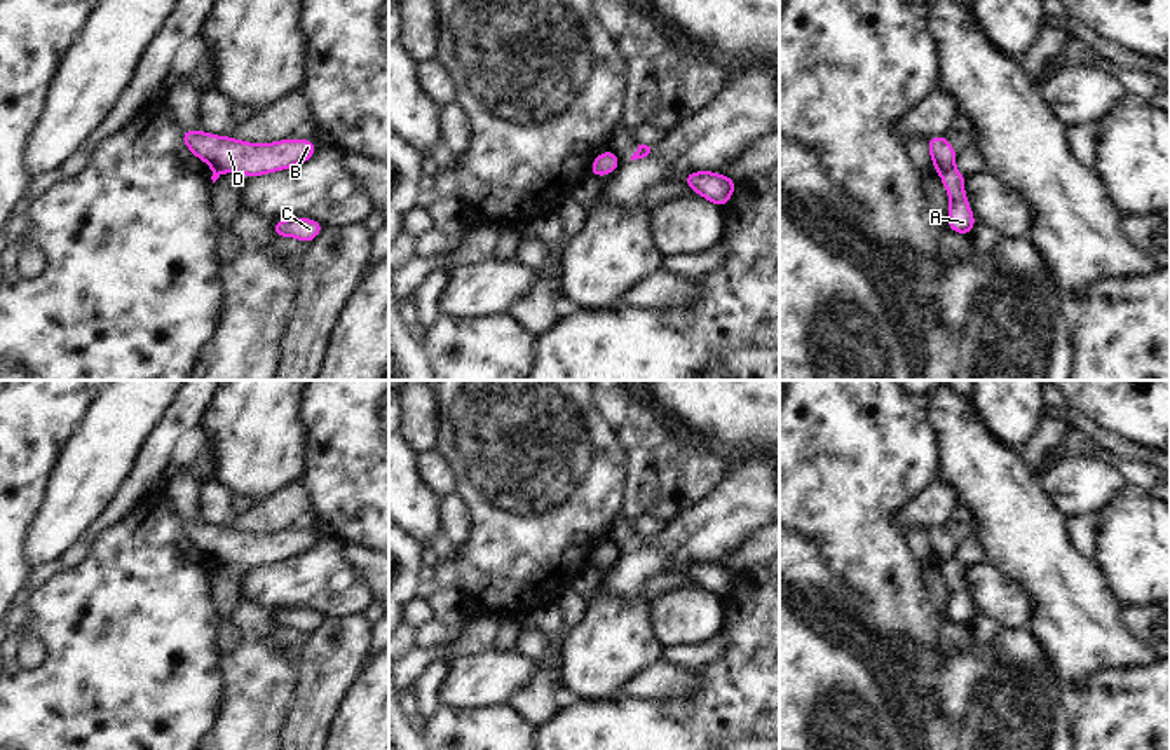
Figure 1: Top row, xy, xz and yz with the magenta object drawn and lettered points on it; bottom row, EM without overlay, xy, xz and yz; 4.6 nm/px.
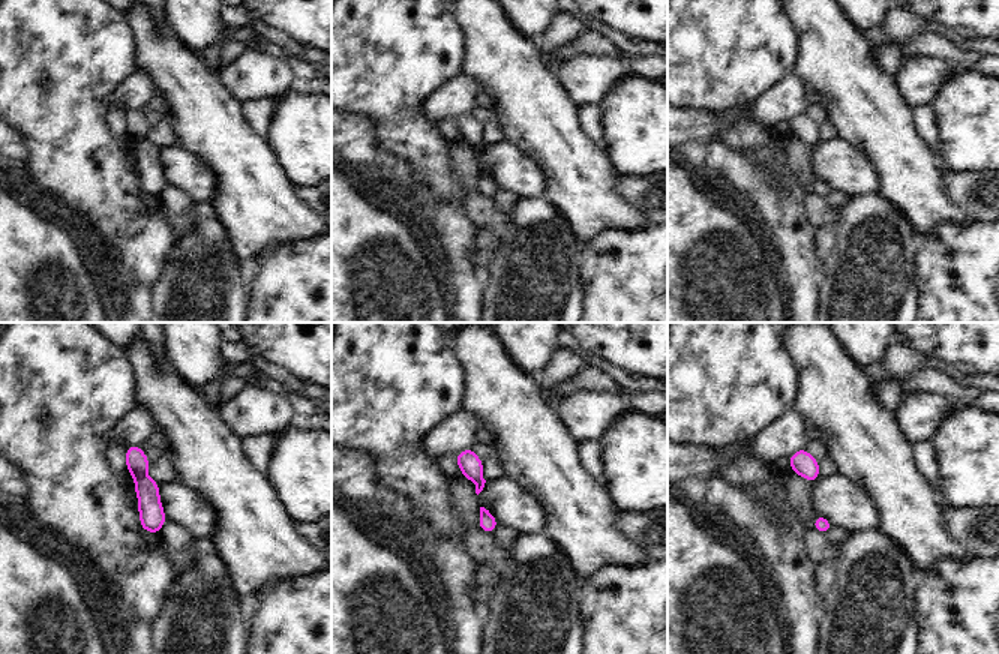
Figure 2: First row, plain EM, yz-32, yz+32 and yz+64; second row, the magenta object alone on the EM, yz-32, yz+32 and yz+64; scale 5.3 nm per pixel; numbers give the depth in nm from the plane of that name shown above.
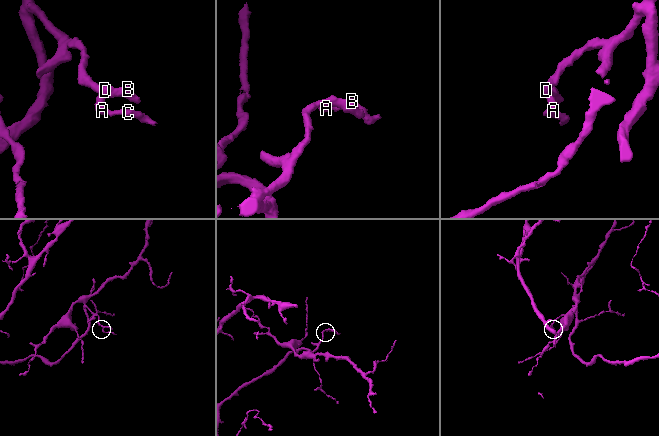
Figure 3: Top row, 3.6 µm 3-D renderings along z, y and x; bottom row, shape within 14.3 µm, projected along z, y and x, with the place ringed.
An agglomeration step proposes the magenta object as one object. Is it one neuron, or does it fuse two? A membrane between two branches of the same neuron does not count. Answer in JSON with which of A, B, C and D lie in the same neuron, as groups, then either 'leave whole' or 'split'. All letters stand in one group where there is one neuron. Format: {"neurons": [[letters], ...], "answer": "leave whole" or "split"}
{"neurons": [["A", "C"], ["B", "D"]], "answer": "split"}

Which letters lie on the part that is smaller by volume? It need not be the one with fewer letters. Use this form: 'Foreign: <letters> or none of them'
Foreign: A, C

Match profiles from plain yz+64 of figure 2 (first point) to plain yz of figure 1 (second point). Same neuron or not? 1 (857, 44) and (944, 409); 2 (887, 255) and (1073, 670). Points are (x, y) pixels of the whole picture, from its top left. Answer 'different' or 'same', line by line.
1: same
2: different

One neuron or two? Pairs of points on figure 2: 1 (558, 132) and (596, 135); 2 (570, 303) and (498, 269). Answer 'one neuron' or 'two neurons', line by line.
1: two neurons
2: one neuron

